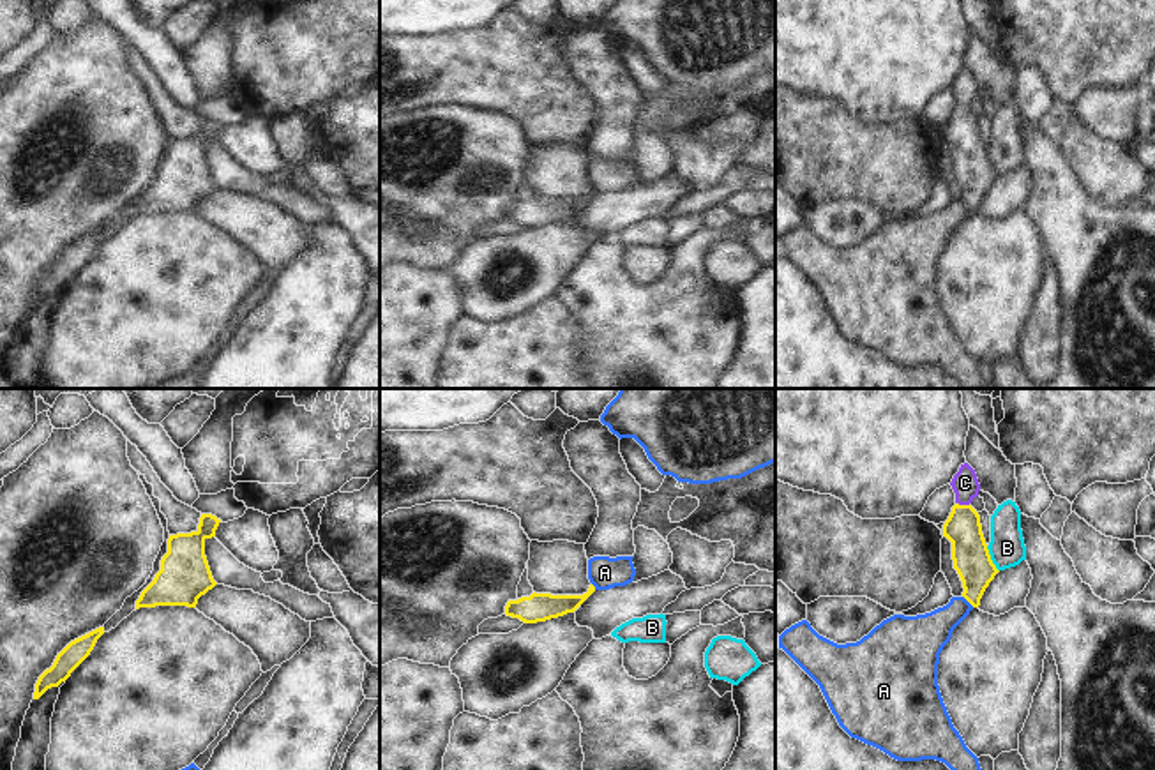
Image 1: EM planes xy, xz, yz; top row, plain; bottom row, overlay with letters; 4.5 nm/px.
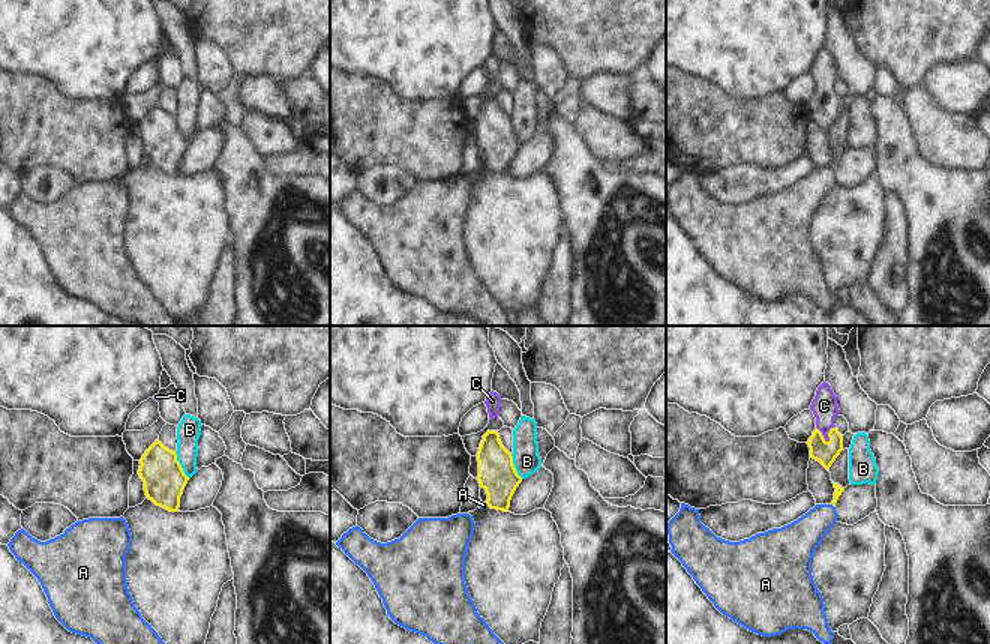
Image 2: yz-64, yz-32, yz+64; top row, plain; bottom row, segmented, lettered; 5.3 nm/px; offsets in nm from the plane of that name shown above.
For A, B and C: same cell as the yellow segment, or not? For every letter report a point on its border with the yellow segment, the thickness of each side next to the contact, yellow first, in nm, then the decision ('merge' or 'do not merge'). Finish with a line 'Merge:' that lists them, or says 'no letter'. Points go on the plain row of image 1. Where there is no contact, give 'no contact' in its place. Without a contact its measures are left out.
A: meets yellow in yz at (968, 205); 170 nm thick on the yellow side, 190 nm on the other; do not merge
B: meets yellow in yz at (989, 163); 170 nm thick on the yellow side, 160 nm on the other; do not merge
C: meets yellow in yz at (963, 110); 170 nm thick on the yellow side, 120 nm on the other; merge
Merge: C

